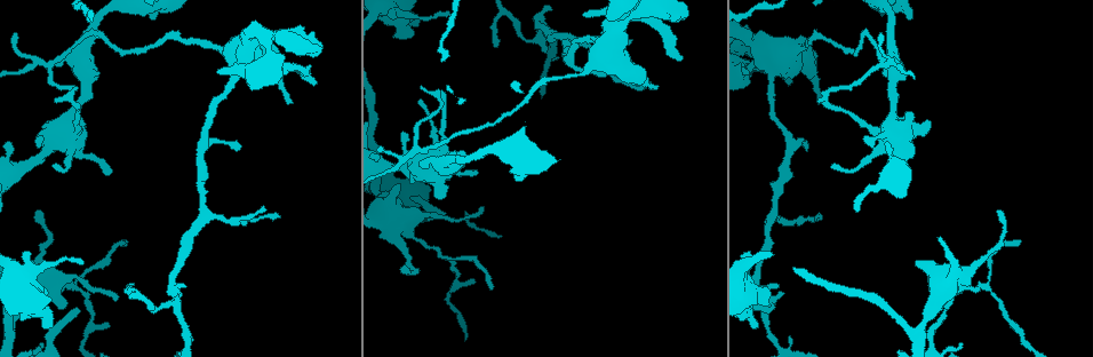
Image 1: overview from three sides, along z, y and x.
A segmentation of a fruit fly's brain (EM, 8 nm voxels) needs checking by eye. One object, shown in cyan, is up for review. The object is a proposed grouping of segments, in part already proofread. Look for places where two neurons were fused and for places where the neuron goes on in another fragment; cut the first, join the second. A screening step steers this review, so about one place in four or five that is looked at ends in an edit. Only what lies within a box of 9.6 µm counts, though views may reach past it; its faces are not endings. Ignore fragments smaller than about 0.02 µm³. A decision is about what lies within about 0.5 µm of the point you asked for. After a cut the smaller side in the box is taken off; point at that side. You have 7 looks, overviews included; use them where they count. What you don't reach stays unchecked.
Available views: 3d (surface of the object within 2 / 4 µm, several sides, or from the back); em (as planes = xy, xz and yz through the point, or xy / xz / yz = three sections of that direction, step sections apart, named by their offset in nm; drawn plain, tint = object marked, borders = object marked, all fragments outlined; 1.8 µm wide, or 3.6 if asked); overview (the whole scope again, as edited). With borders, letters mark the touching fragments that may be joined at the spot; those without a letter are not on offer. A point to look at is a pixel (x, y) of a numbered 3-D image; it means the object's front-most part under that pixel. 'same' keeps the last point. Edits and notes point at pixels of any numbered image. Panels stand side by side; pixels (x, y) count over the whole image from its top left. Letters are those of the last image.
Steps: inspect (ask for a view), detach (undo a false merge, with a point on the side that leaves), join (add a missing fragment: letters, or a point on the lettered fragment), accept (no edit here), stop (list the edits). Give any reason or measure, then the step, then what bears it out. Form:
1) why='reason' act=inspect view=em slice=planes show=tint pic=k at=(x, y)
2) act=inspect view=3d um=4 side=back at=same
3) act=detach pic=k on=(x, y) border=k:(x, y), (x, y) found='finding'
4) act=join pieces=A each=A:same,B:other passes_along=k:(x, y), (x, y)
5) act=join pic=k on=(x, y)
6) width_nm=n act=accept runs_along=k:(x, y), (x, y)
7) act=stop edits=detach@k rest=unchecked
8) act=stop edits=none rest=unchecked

why='thick end' act=inspect view=3d um=2 pic=1 at=(65, 306)

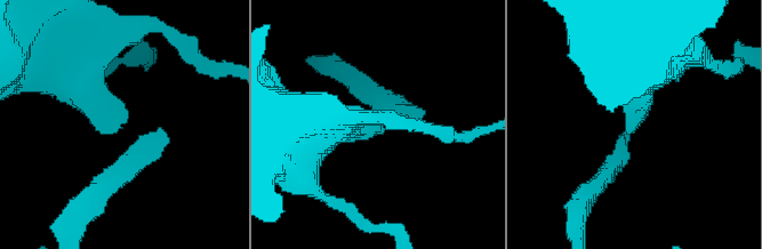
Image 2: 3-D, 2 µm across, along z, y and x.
why='shape alone is not enough' act=inspect view=em slice=planes show=borders pic=2 at=(630, 117)

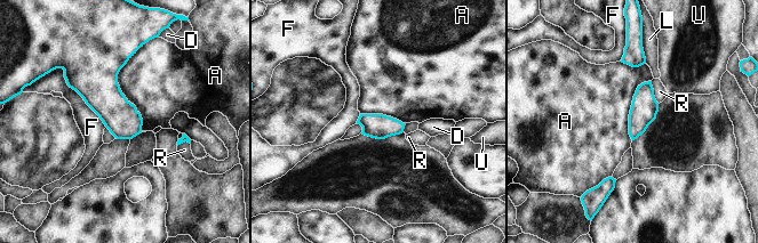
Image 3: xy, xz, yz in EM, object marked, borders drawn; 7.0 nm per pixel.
longest_contact=A:600nm act=accept each=A:other,D:other,F:other,L:other,R:other,U:other found='none of them fits'

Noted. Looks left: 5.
why='thick end' act=inspect view=em slice=planes show=tint pic=1 at=(51, 324)

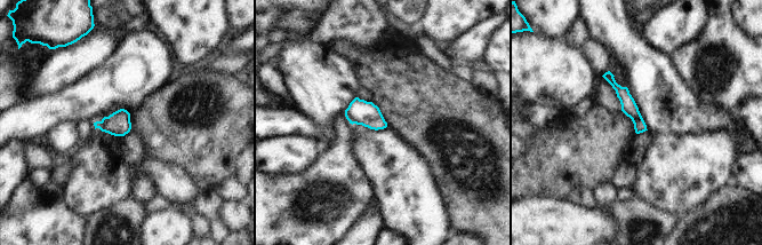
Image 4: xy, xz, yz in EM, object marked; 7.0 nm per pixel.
act=inspect view=em slice=planes show=borders at=same

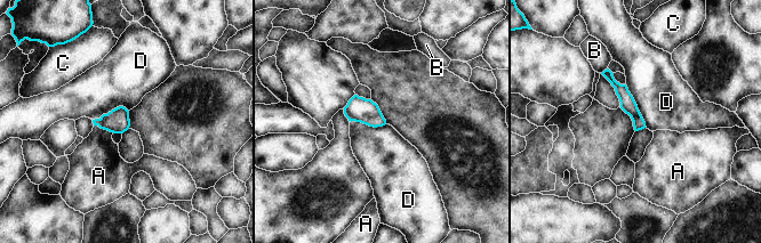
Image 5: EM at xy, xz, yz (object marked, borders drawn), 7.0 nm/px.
act=accept each=A:other,B:other,C:other,D:other found='none of them fits'

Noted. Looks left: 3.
why='closes a loop' act=inspect view=3d um=2 pic=1 at=(79, 105)

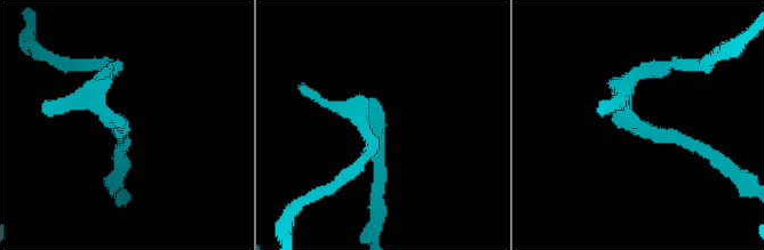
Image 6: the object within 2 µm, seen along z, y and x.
why='now the EM' act=inspect view=em slice=yz step=8 show=borders pic=6 at=(384, 113)

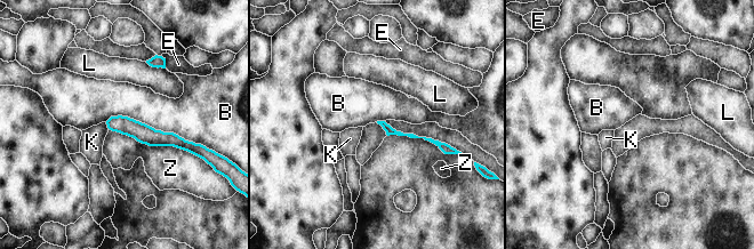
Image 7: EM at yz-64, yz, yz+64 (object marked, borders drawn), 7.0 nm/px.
longest_contact=B:700nm act=accept each=B:other,E:other,K:other,L:other,Z:other runs_along=7:(110, 122), (186, 144) found='all the same neuron'

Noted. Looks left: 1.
act=stop edits=none rest=unchecked

